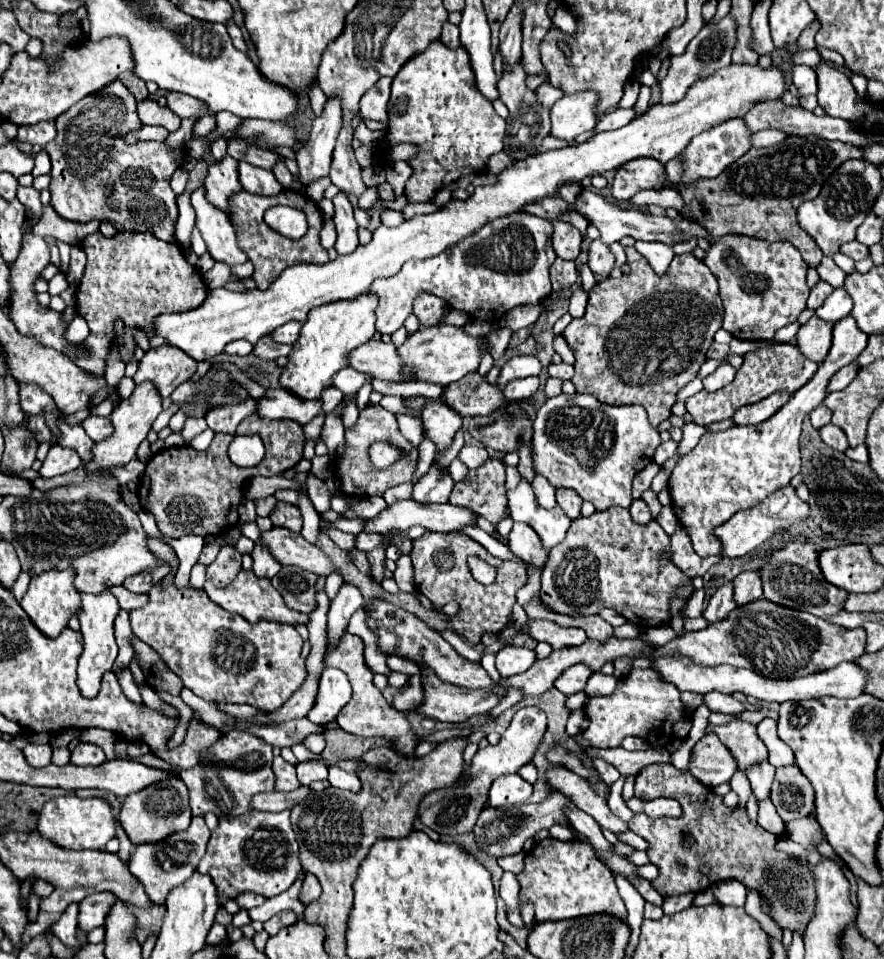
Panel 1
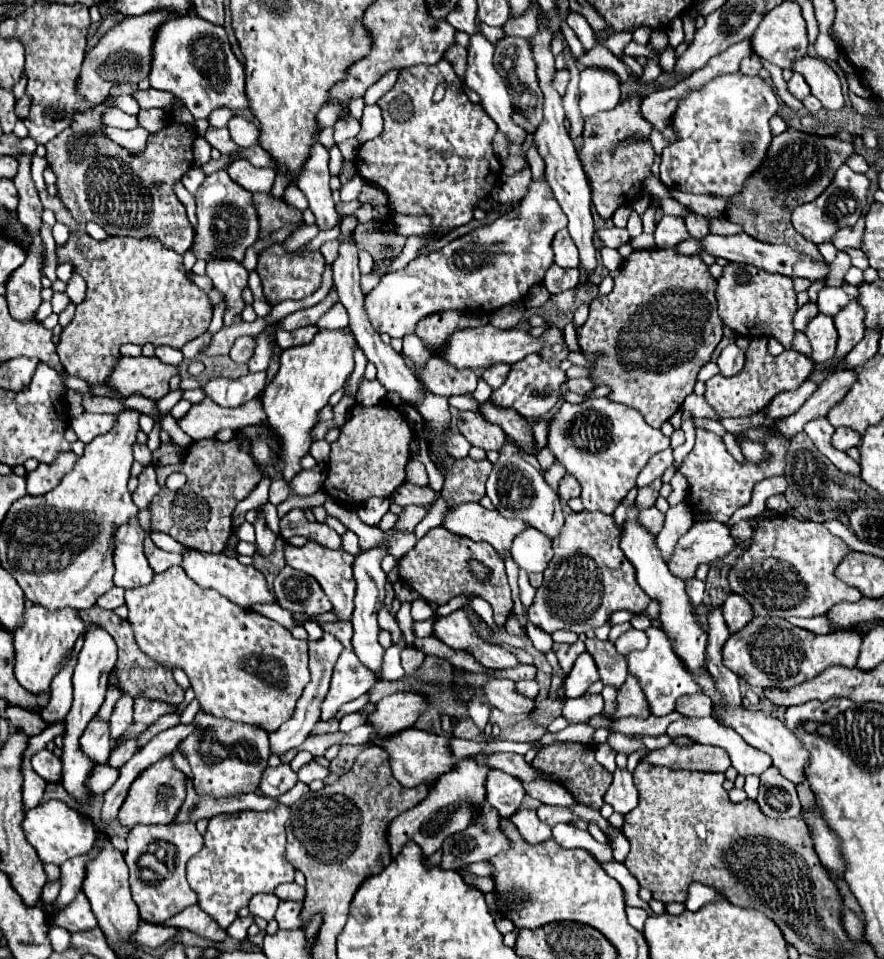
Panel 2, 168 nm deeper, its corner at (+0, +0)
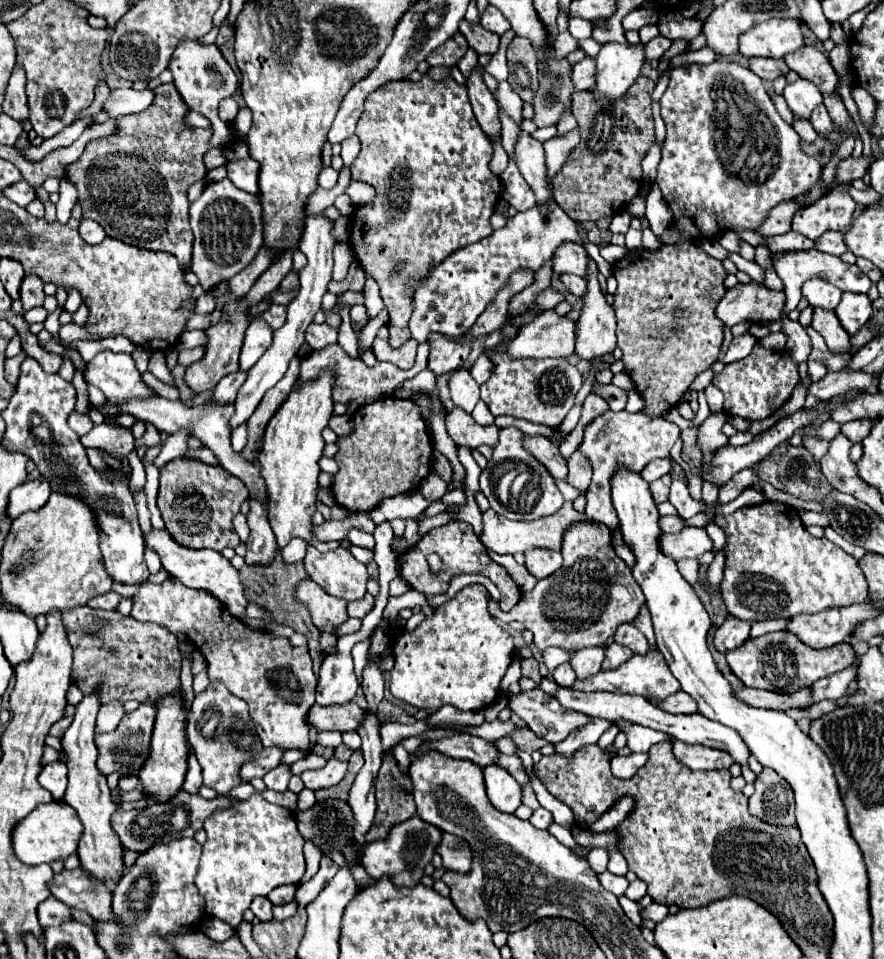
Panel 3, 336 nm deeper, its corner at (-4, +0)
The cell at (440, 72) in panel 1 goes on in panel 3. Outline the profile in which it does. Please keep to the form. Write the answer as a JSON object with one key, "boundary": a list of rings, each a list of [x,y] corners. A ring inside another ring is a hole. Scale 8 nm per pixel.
{"boundary":[[[425,74],[419,82],[401,80],[385,84],[369,94],[355,134],[361,140],[361,150],[351,164],[351,180],[371,184],[375,198],[371,204],[355,208],[349,240],[365,276],[373,278],[381,288],[381,298],[389,312],[389,346],[399,348],[409,340],[407,324],[413,314],[409,280],[413,280],[413,276],[429,276],[431,268],[441,264],[451,252],[475,244],[493,232],[489,218],[495,212],[501,182],[489,170],[493,144],[471,112],[465,86],[459,86],[453,78],[435,82]],[[399,264],[403,264],[403,268],[395,272]]]}

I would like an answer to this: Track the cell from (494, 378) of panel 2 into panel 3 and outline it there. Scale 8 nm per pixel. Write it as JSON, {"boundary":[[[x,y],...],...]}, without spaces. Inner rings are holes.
{"boundary":[[[479,356],[479,358],[473,362],[473,366],[469,368],[469,374],[473,376],[473,380],[475,380],[477,384],[485,384],[485,382],[489,380],[489,376],[491,376],[491,370],[493,370],[491,360],[489,360],[487,356]]]}

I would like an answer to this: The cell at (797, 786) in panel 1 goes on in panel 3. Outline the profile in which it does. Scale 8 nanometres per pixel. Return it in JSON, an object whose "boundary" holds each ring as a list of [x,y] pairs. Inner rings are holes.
{"boundary":[[[769,768],[757,774],[755,792],[749,798],[749,812],[767,824],[775,826],[795,826],[795,800],[791,786]]]}

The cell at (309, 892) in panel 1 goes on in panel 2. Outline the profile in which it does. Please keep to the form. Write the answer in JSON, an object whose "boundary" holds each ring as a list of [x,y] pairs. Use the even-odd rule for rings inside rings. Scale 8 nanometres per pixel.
{"boundary":[[[287,882],[287,884],[281,884],[277,890],[275,890],[275,896],[279,900],[297,900],[297,902],[303,902],[305,898],[305,888],[299,886],[297,882]]]}

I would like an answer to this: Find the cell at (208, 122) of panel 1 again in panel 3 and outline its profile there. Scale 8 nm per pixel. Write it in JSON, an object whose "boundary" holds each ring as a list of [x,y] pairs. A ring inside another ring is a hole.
{"boundary":[[[233,98],[221,100],[221,104],[219,104],[219,118],[223,122],[227,122],[227,124],[233,124],[235,116],[237,116],[237,102]]]}

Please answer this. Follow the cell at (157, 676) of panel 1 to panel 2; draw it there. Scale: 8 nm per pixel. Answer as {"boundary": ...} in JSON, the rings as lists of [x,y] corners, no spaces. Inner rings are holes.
{"boundary":[[[93,606],[89,610],[81,610],[81,616],[85,620],[85,624],[89,622],[95,622],[99,624],[101,628],[105,628],[113,640],[117,642],[117,648],[119,648],[119,658],[117,658],[117,664],[115,664],[115,674],[119,678],[119,686],[125,690],[125,694],[129,696],[147,696],[147,698],[153,698],[153,700],[163,700],[163,702],[171,702],[171,704],[181,704],[183,702],[183,690],[177,686],[175,678],[173,678],[173,672],[167,670],[165,666],[161,664],[155,664],[149,656],[145,656],[139,648],[137,648],[137,642],[133,638],[133,630],[129,628],[129,622],[127,620],[121,620],[117,614],[113,614],[111,610],[103,610],[99,606]]]}

